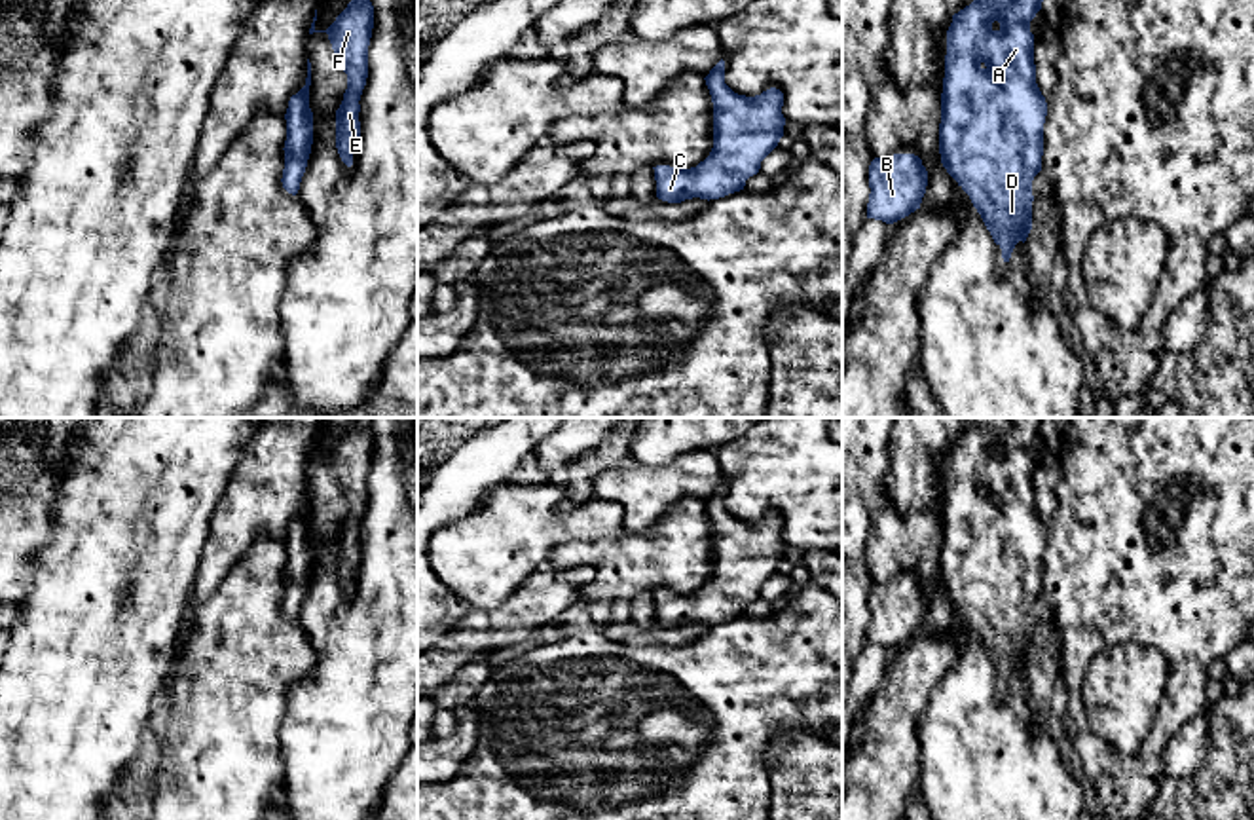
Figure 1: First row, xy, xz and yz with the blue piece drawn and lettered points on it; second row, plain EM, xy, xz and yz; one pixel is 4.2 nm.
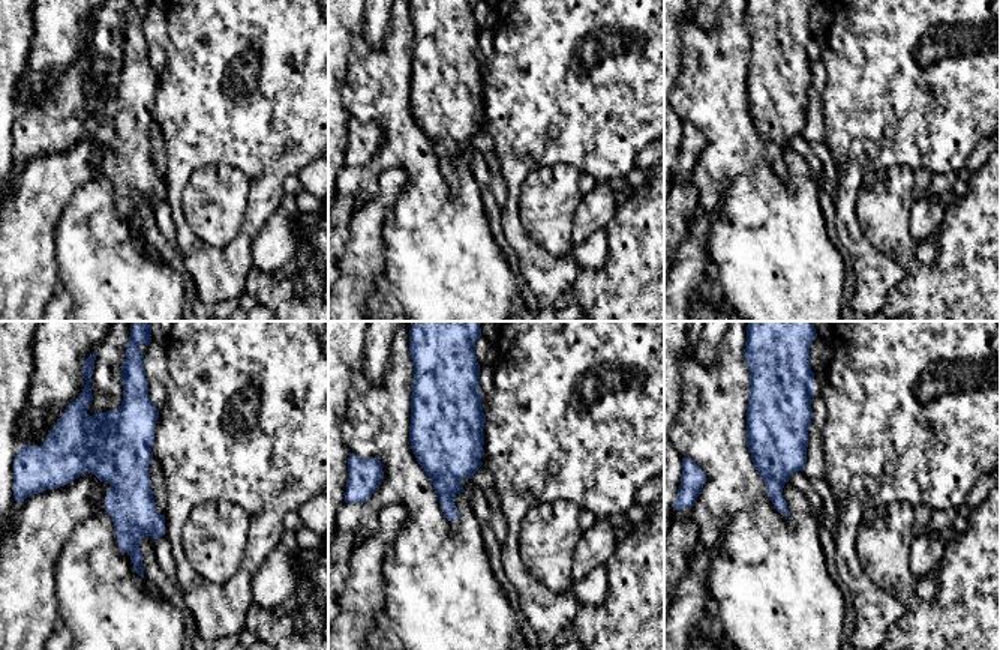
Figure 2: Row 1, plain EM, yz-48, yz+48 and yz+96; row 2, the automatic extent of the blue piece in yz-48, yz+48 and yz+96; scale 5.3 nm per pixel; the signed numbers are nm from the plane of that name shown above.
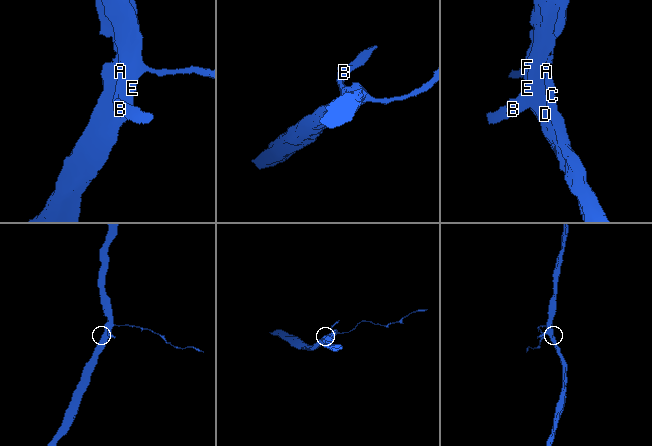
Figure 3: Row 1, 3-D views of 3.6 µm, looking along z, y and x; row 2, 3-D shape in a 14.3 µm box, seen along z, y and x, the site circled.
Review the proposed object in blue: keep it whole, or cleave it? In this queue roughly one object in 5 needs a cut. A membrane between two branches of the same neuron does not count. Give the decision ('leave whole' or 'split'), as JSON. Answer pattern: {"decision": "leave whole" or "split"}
{"decision": "leave whole"}

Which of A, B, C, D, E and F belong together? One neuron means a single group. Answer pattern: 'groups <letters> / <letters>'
groups A B C D E F

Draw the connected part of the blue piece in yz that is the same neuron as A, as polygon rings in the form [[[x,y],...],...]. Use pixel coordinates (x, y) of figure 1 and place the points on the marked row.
[[[973,0],[952,15],[947,30],[945,78],[941,93],[939,154],[947,173],[969,196],[994,243],[1009,262],[1019,241],[1032,230],[1032,180],[1042,171],[1047,102],[1036,84],[1034,34],[1030,21],[1043,0]]]

